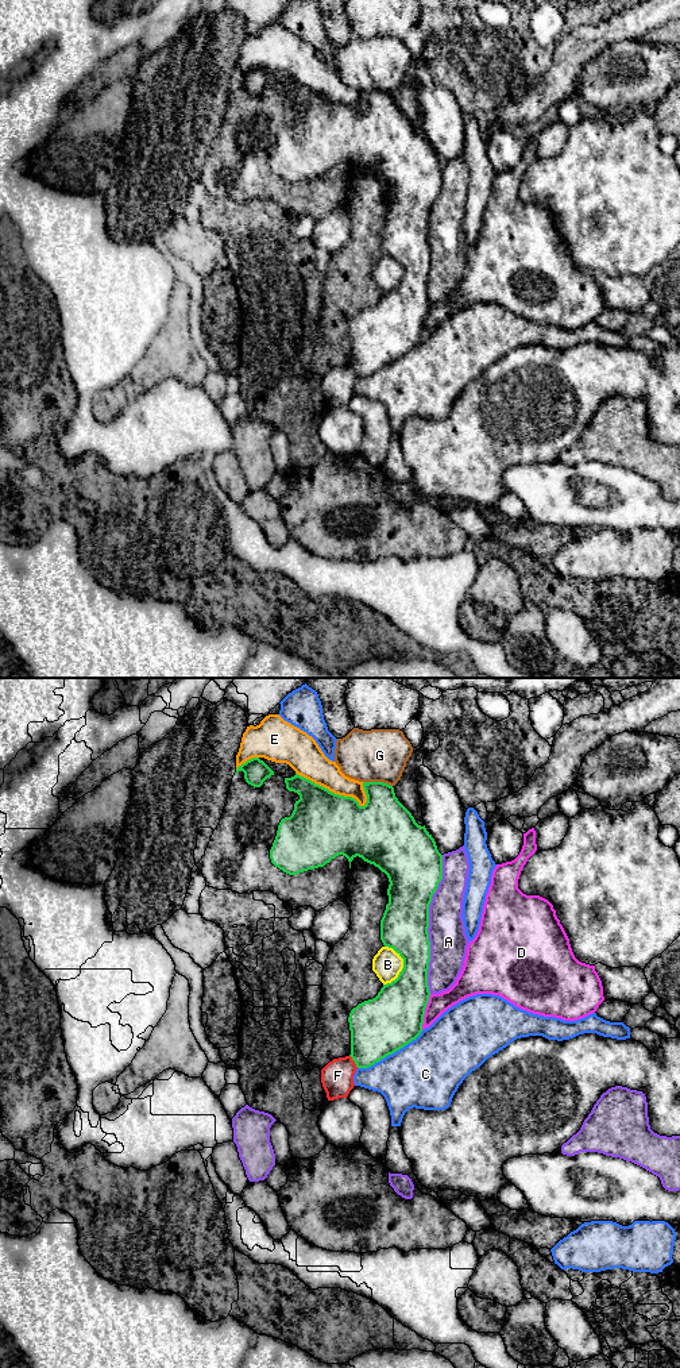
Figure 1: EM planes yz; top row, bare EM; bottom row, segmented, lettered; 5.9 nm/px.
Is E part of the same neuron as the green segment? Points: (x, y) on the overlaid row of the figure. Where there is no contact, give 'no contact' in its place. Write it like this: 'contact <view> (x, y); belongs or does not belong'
contact yz (331, 792); does not belong

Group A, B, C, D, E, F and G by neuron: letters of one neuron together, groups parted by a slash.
A / B / C / D / E / F / G

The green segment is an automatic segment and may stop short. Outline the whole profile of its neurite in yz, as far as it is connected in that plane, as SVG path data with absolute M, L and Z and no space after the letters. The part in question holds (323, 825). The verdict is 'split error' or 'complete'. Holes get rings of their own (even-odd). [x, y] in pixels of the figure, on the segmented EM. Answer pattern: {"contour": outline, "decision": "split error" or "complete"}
{"contour": "M297 772L291 778L285 778L285 783L289 791L300 795L300 799L295 801L291 816L282 818L278 825L270 849L270 859L275 867L289 875L297 875L324 867L336 856L343 855L348 859L351 868L351 862L359 856L385 872L390 882L387 889L389 903L380 920L380 940L385 947L393 948L403 959L403 968L395 980L383 984L375 998L359 1003L348 1017L351 1030L349 1056L358 1068L368 1068L416 1040L422 1032L425 1009L430 997L428 986L430 962L429 905L443 879L443 855L425 825L421 826L416 822L412 813L395 797L394 787L387 783L363 782L367 795L364 806L360 806L355 798L335 794Z", "decision": "complete"}

